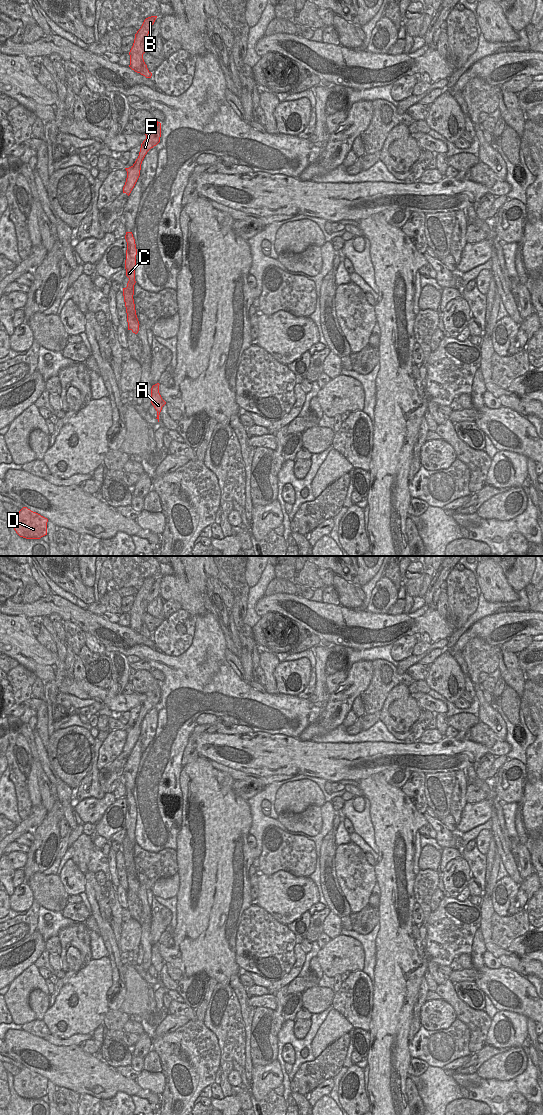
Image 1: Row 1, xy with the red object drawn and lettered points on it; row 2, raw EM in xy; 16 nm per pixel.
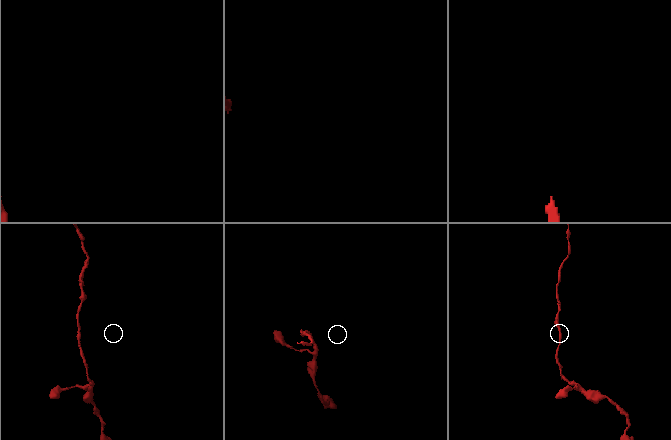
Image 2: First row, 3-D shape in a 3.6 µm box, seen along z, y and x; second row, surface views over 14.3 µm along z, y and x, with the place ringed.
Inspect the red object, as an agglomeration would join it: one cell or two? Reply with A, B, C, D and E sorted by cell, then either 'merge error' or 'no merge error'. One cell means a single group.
A B C D E; no merge error

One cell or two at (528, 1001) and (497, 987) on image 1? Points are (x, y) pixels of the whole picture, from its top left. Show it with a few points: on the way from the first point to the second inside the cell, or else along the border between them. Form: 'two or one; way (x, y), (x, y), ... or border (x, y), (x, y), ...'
one; way (520, 997), (505, 987)

